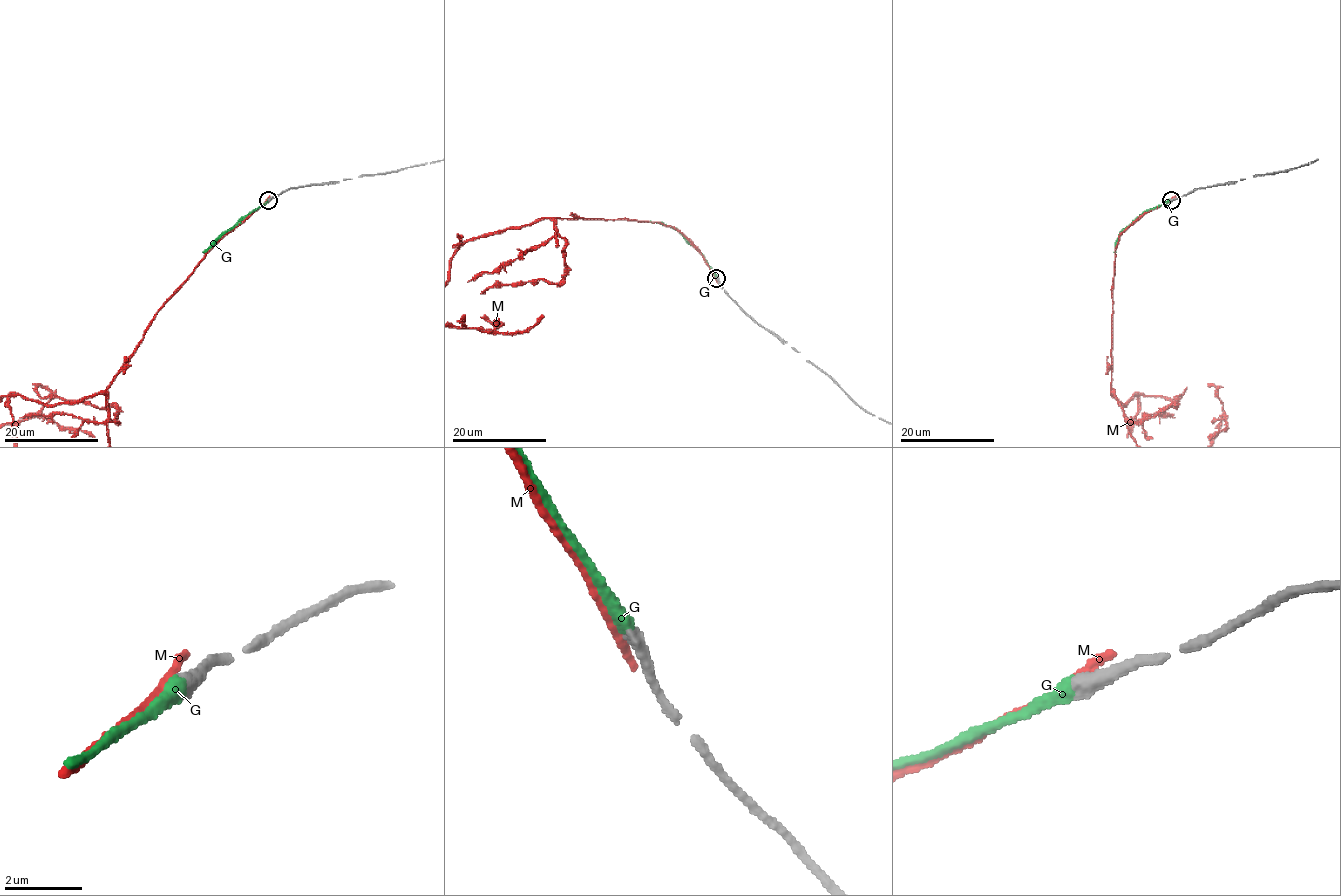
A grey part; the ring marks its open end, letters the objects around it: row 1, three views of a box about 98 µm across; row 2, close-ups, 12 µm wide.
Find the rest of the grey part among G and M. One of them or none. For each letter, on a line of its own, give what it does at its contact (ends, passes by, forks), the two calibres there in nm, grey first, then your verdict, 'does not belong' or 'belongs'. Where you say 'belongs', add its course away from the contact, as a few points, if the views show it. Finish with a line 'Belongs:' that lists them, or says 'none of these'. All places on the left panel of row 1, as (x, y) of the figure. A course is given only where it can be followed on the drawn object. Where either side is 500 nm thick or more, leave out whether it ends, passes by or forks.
G: it ends; calibres 420 and 400 nm; belongs; course (269, 200), (253, 209), (202, 252)
M: it ends; calibres 440 and 300 nm; does not belong
Belongs: G

